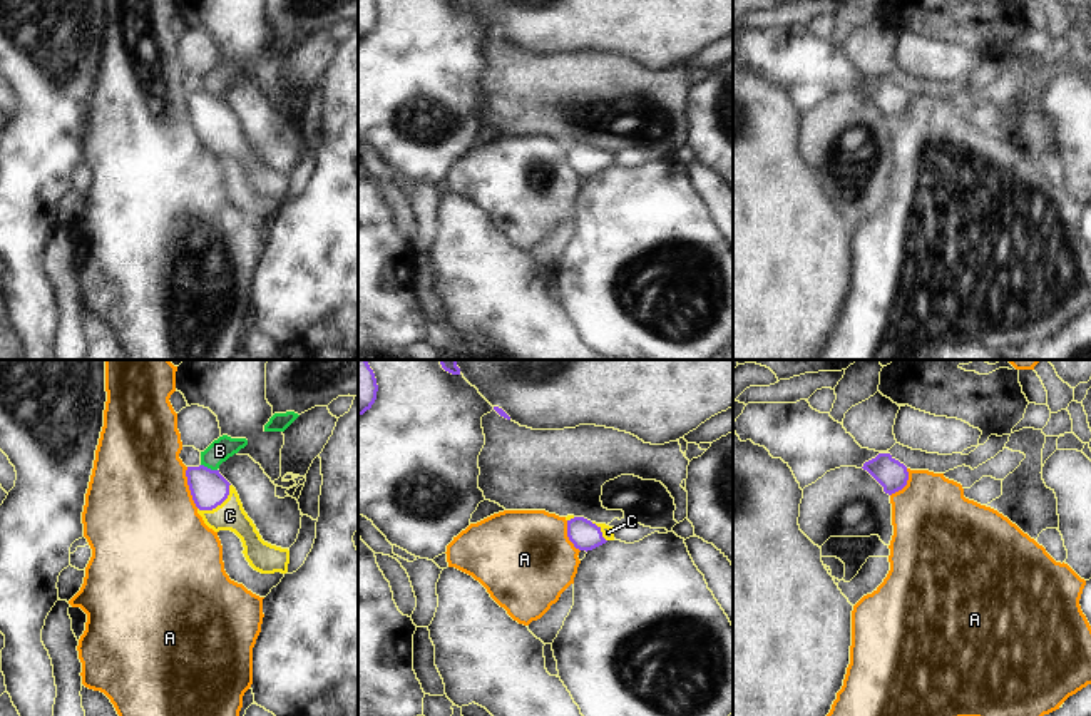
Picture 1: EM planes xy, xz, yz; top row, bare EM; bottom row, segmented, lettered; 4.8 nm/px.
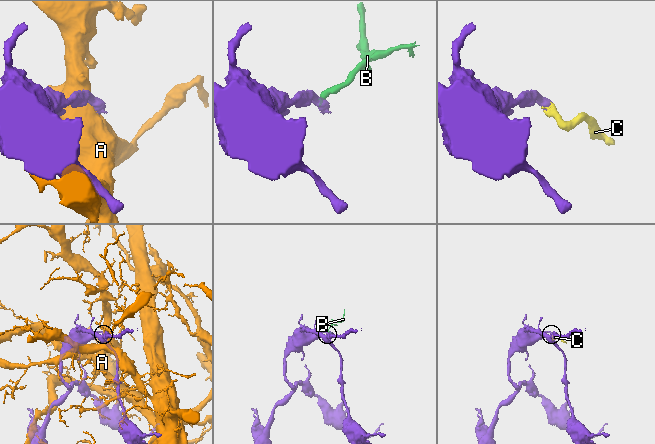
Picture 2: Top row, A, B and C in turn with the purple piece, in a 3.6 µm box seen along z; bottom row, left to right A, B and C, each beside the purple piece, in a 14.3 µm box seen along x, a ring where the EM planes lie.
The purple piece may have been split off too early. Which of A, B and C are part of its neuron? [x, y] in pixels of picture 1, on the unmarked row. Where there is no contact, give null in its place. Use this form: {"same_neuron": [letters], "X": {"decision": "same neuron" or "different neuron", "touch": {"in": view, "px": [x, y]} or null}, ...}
{"same_neuron": ["C"], "A": {"decision": "different neuron", "touch": {"in": "xy", "px": [189, 112]}}, "B": {"decision": "different neuron", "touch": {"in": "xy", "px": [210, 94]}}, "C": {"decision": "same neuron", "touch": {"in": "xy", "px": [218, 129]}}}

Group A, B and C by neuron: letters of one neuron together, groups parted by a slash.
A / B / C

